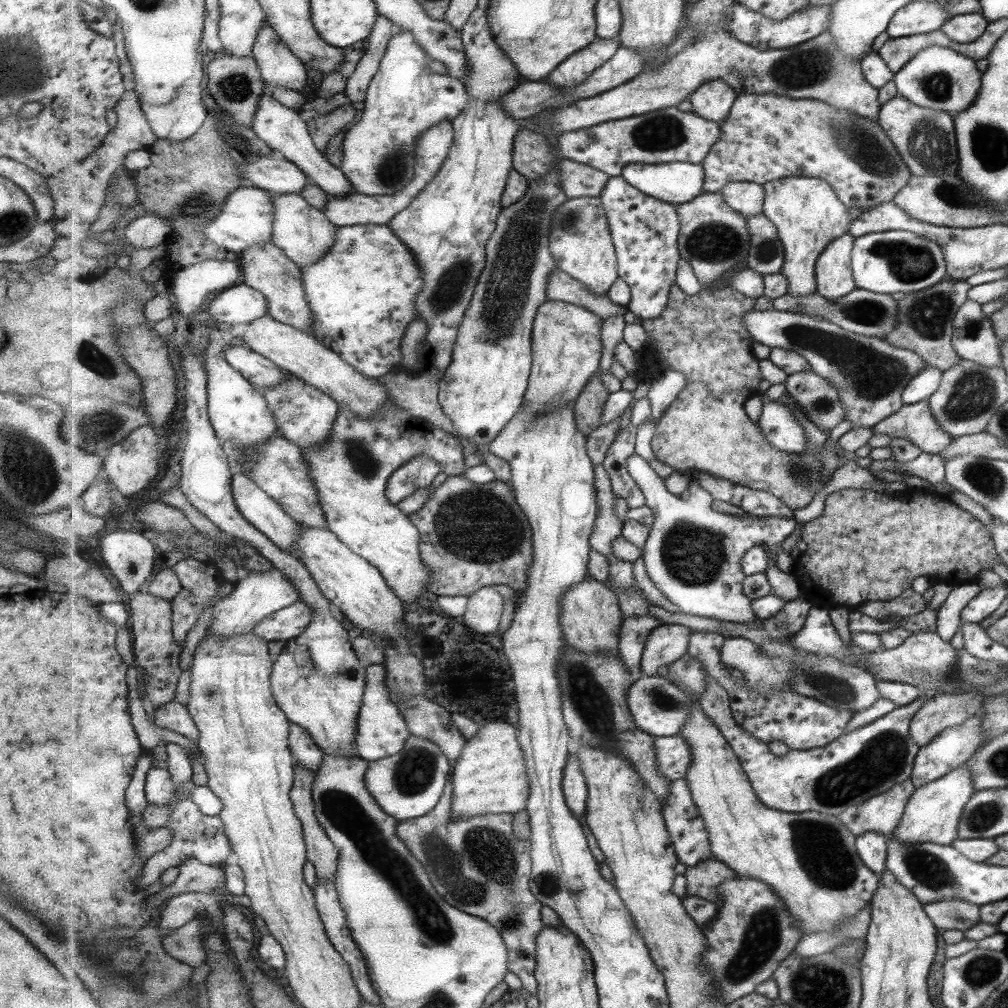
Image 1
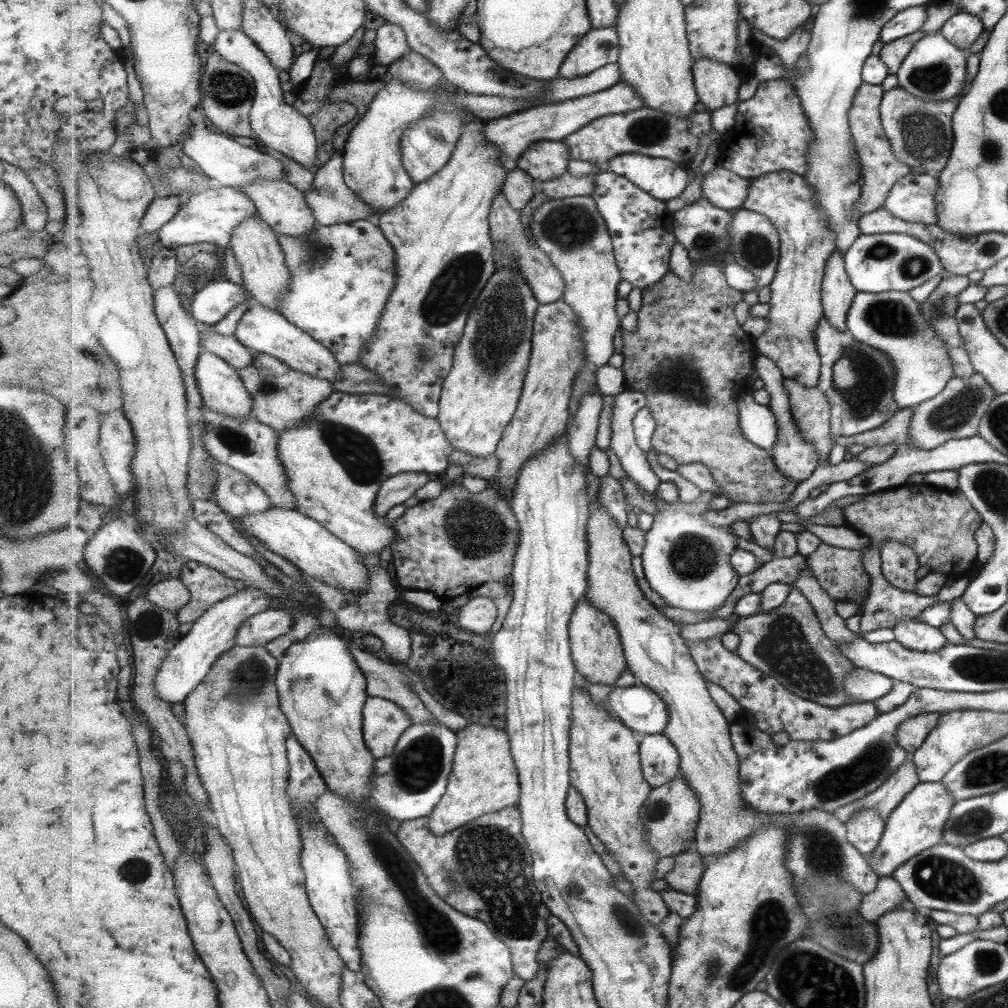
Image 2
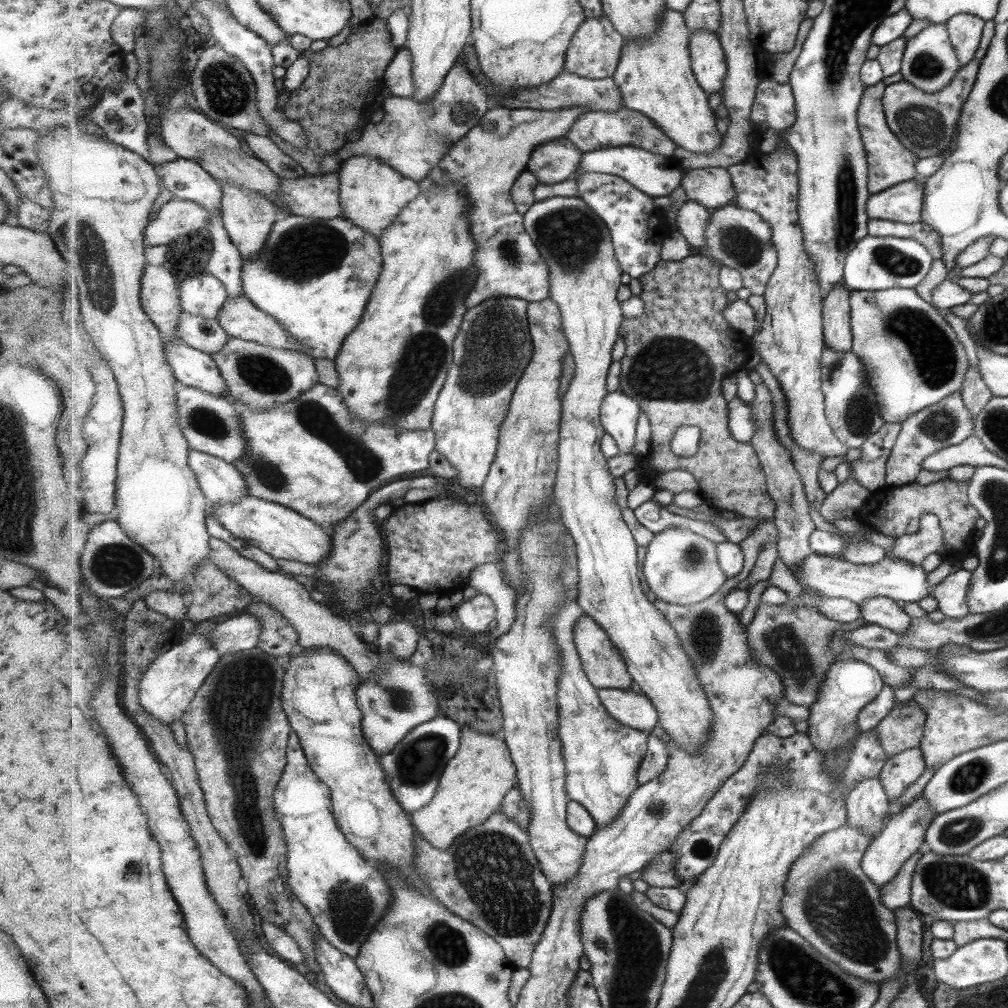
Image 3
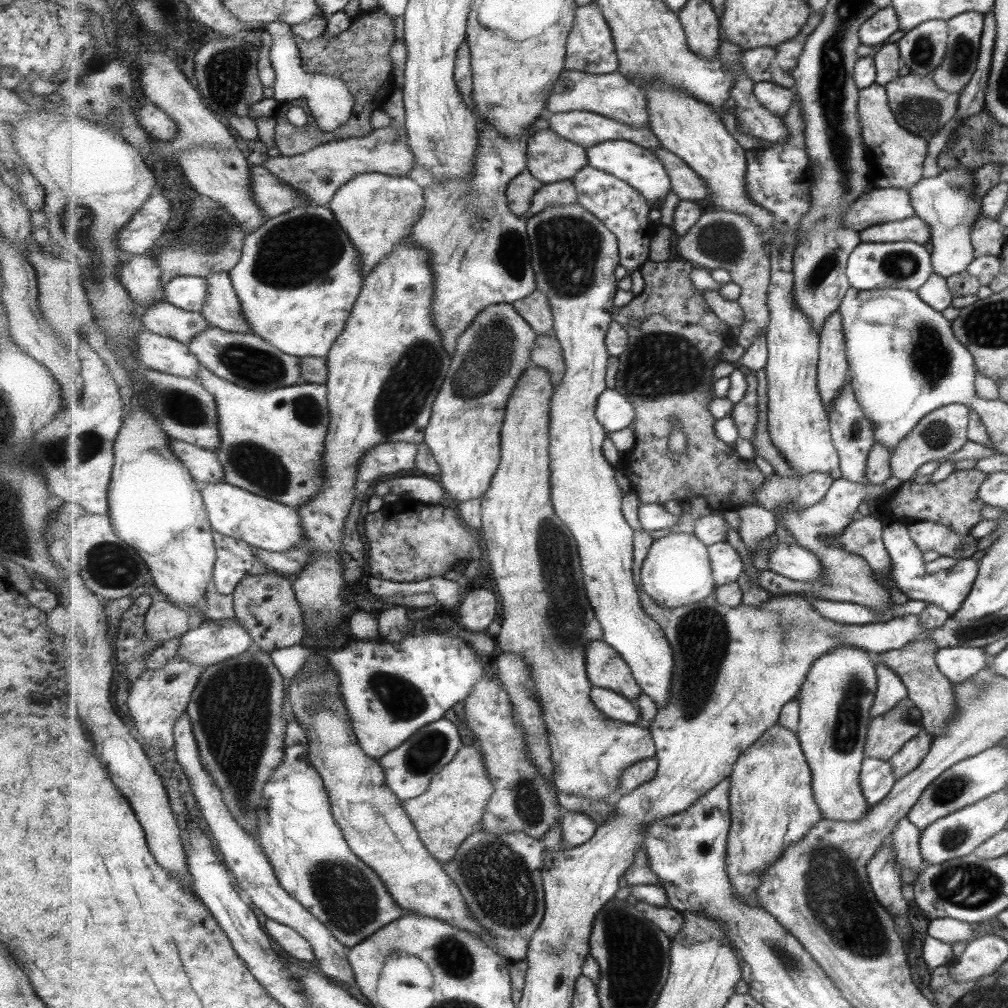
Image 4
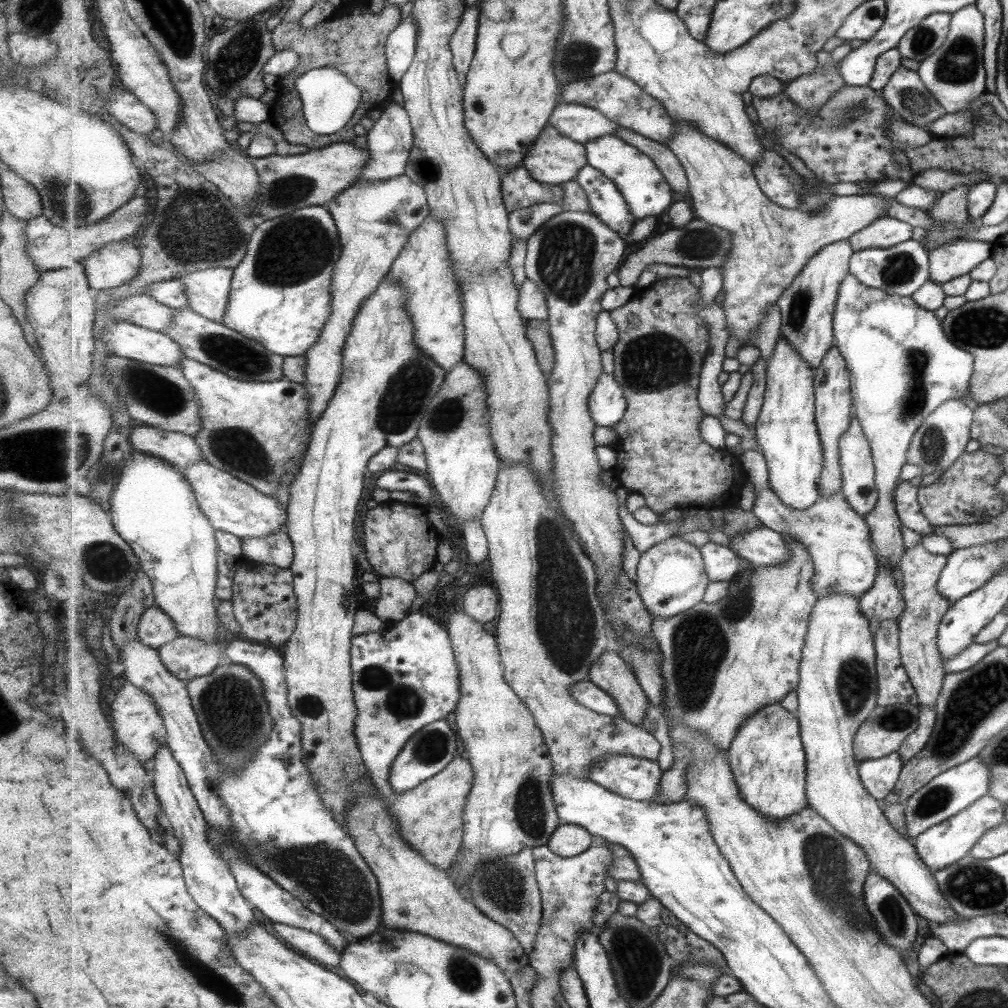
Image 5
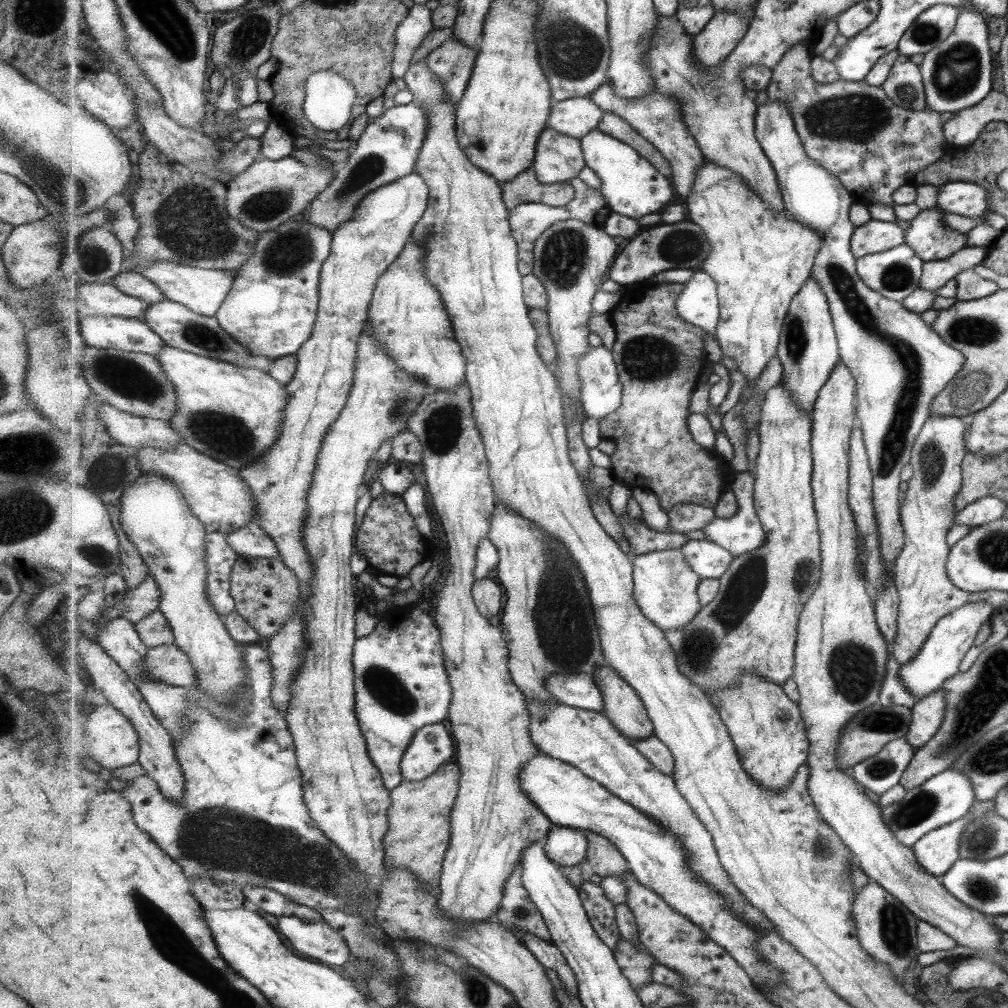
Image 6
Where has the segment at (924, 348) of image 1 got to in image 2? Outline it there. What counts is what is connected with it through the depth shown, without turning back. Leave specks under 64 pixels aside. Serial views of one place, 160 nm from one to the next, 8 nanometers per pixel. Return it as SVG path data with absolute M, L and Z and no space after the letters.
M956 274L944 275L937 286L933 288L933 291L925 298L925 301L918 304L918 311L920 312L921 318L934 330L934 334L943 343L943 347L945 347L945 352L949 357L954 376L964 379L969 378L974 370L963 347L964 343L961 340L961 335L958 333L954 312L959 305L957 295L962 290L965 290L968 284L969 282L966 276L957 276Z

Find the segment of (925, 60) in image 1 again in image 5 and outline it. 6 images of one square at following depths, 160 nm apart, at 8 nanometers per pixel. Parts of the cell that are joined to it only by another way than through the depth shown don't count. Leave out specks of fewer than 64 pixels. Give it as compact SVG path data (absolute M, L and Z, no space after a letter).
M937 12L926 16L917 26L904 32L896 49L903 58L921 63L946 40L949 26L950 14Z

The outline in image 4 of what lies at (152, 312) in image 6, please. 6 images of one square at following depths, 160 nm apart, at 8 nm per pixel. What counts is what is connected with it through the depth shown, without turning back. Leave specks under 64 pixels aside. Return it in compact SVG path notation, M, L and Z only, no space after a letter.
M210 325L201 334L198 334L188 345L191 352L219 378L234 382L237 386L251 390L277 390L284 386L295 386L303 381L301 357L284 354L275 348L267 339L251 332L241 334L238 331L223 330L218 326Z

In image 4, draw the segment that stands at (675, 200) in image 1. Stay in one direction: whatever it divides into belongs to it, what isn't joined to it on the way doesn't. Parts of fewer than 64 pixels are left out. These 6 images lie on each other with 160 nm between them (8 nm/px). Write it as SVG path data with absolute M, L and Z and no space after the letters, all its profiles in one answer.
M615 140L590 147L587 152L589 165L596 169L607 171L609 174L614 174L617 178L631 183L631 186L634 186L647 198L651 208L658 203L658 208L660 209L667 194L673 191L672 178L667 172L663 161L654 151L646 147L641 147L633 142Z

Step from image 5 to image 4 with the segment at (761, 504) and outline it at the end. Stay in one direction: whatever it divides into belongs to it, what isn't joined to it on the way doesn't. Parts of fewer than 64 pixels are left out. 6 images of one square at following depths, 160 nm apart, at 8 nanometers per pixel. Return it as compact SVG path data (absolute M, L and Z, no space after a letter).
M842 476L833 480L829 492L819 504L807 507L805 509L798 507L796 510L788 510L782 521L786 527L792 532L796 538L795 542L799 546L811 550L813 554L819 556L825 570L825 578L821 580L806 583L797 582L776 573L769 571L758 571L752 564L750 552L742 541L741 536L731 527L727 532L728 544L731 544L739 556L743 558L743 565L745 568L745 575L752 584L759 584L763 590L771 594L807 594L813 595L822 599L829 599L833 602L851 602L863 605L863 607L871 608L875 612L877 622L887 621L889 609L891 609L891 598L887 589L883 588L873 580L873 572L869 562L857 554L851 554L839 545L838 534L841 534L851 521L864 513L863 502L866 498L876 498L878 496L878 488L872 484L863 484L853 482L852 480L844 479Z

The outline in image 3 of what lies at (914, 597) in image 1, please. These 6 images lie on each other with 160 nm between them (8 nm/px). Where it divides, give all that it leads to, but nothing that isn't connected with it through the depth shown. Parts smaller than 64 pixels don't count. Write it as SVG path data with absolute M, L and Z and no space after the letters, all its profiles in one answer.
M934 515L921 516L917 533L909 533L894 537L893 547L889 555L911 565L920 566L923 559L932 553L945 558L947 548L943 547L942 529L938 518Z

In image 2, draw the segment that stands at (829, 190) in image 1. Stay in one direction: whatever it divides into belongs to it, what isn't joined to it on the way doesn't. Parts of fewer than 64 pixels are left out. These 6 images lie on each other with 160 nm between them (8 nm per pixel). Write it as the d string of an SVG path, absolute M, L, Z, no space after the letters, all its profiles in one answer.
M783 170L762 177L753 178L749 197L744 204L746 210L753 210L763 216L769 217L780 232L780 265L772 288L771 312L767 318L770 320L769 330L759 338L755 338L756 350L761 355L769 357L778 363L786 379L795 379L808 387L817 387L822 374L822 355L815 343L814 332L816 326L824 316L822 303L822 284L826 277L827 261L838 249L838 234L830 227L830 222L821 206L815 202L815 190L810 182L797 177L793 171Z

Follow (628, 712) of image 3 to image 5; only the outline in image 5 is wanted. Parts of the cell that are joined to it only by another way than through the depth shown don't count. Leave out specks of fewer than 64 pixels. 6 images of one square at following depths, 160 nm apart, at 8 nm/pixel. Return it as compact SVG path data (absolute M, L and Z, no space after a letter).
M589 679L577 683L571 689L571 694L580 703L583 703L583 706L587 706L587 708L593 709L599 714L604 714L607 717L621 716L621 709L618 702Z

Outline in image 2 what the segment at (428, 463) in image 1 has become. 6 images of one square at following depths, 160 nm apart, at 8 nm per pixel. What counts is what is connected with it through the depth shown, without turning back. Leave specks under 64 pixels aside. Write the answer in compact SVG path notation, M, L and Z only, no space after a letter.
M406 472L388 478L380 488L375 511L385 517L392 508L407 502L429 480L431 474L428 472Z

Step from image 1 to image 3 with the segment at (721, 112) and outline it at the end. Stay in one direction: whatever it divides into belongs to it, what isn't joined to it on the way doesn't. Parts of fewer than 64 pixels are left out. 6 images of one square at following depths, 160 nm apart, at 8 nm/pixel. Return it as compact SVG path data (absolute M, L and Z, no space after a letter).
M710 30L692 32L690 51L699 85L707 95L718 94L723 101L723 87L729 73L729 64L719 35Z

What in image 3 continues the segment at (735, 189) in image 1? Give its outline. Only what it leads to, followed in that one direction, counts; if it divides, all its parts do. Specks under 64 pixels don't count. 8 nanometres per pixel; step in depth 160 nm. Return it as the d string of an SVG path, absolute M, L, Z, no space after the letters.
M723 167L686 169L682 180L687 200L703 204L709 210L719 210L738 199L734 178Z

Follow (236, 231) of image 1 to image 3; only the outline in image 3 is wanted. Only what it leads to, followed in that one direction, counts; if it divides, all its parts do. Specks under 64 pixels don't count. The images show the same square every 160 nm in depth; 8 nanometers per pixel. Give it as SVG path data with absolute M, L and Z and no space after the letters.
M172 198L145 229L147 246L172 244L180 236L191 236L203 228L209 229L210 220L211 214L207 214L201 204Z

